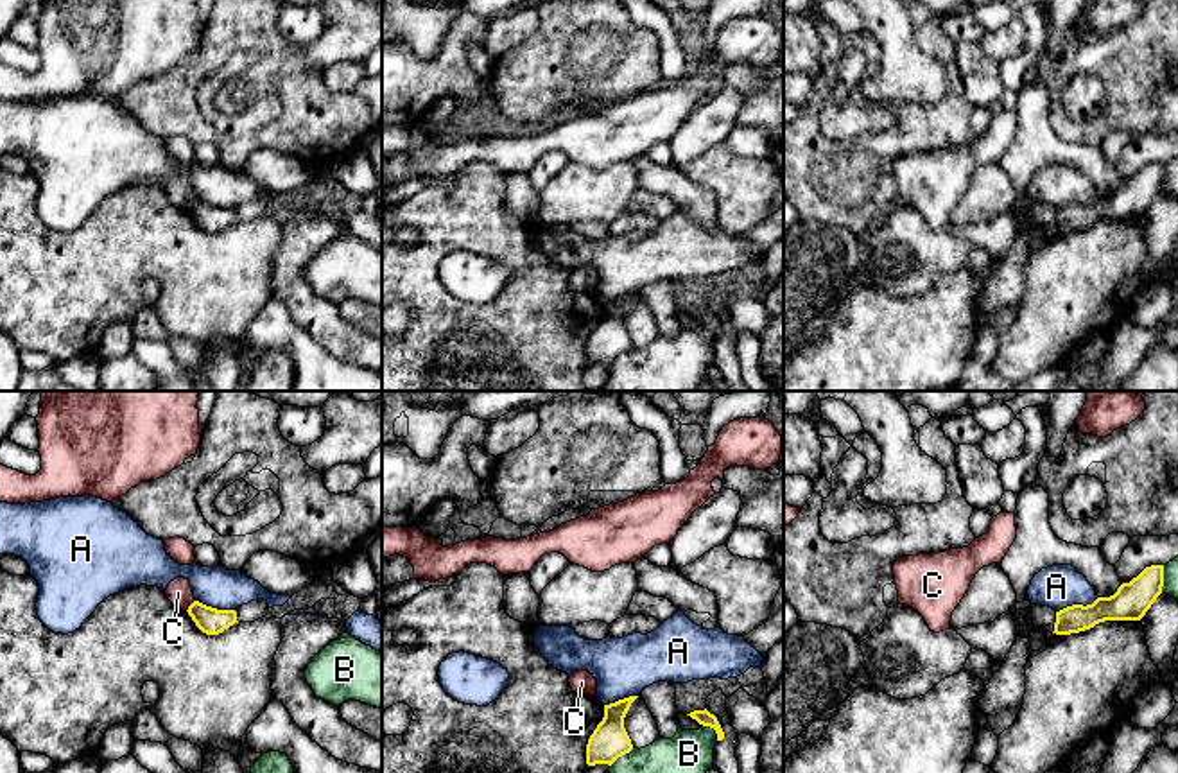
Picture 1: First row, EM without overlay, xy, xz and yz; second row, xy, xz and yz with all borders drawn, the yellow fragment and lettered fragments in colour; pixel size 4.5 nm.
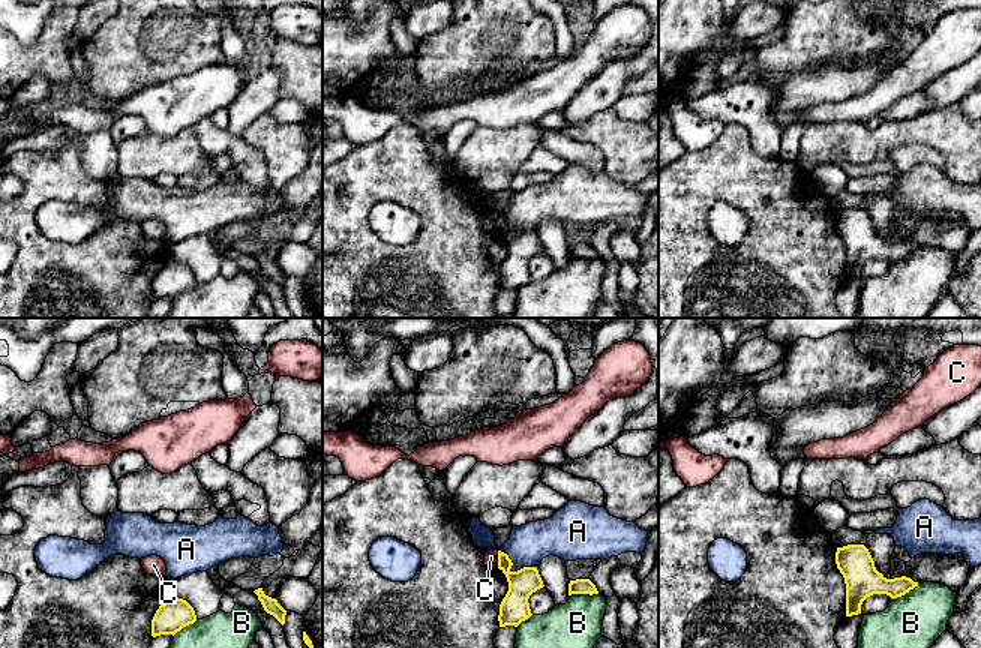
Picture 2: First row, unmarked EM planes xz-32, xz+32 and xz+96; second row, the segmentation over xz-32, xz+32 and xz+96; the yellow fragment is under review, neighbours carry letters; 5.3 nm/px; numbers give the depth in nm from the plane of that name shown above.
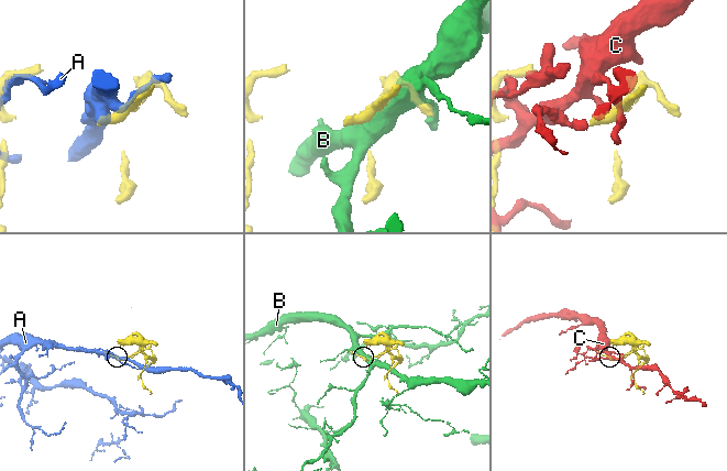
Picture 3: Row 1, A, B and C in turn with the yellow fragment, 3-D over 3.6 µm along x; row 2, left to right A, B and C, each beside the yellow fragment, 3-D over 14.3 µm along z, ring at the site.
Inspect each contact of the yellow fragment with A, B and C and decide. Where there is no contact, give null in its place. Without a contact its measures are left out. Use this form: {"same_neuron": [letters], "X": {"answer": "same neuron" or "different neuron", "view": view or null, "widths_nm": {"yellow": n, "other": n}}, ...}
{"same_neuron": [], "A": {"answer": "different neuron", "view": "yz", "widths_nm": {"yellow": 160, "other": 190}}, "B": {"answer": "different neuron", "view": "xz", "widths_nm": {"yellow": 160, "other": 400}}, "C": {"answer": "different neuron", "view": "xy", "widths_nm": {"yellow": 120, "other": 110}}}

